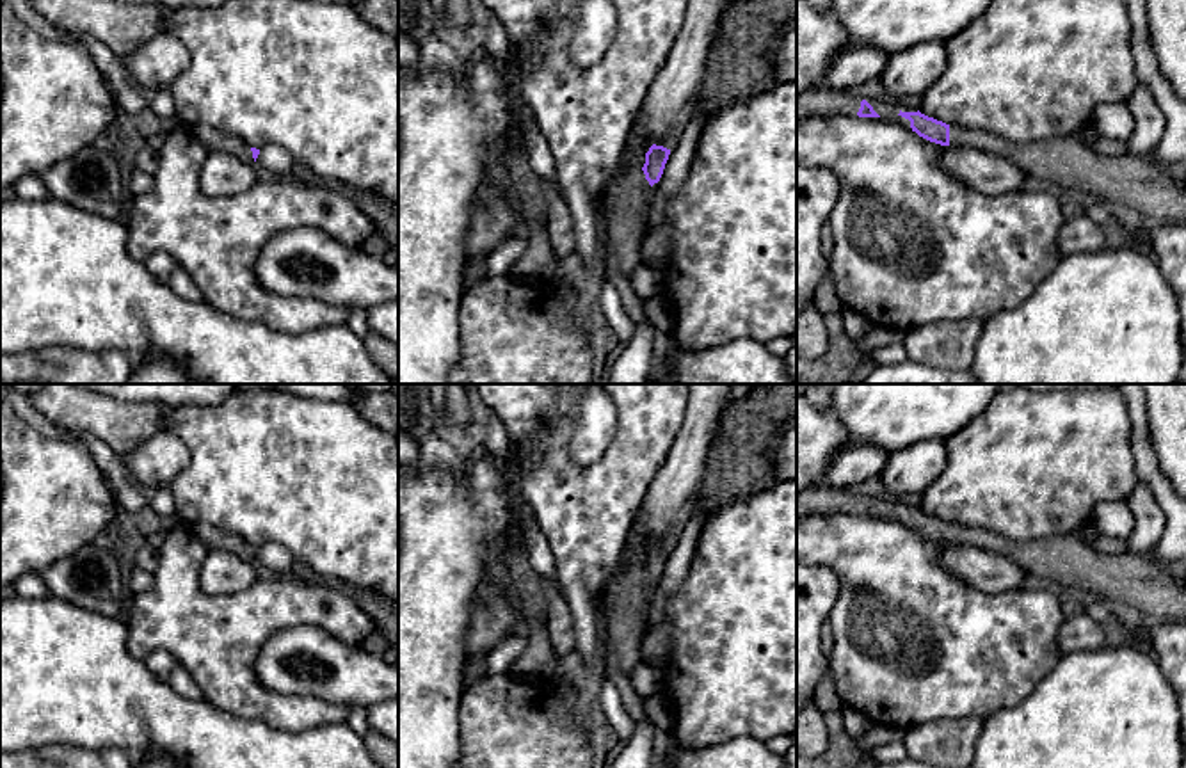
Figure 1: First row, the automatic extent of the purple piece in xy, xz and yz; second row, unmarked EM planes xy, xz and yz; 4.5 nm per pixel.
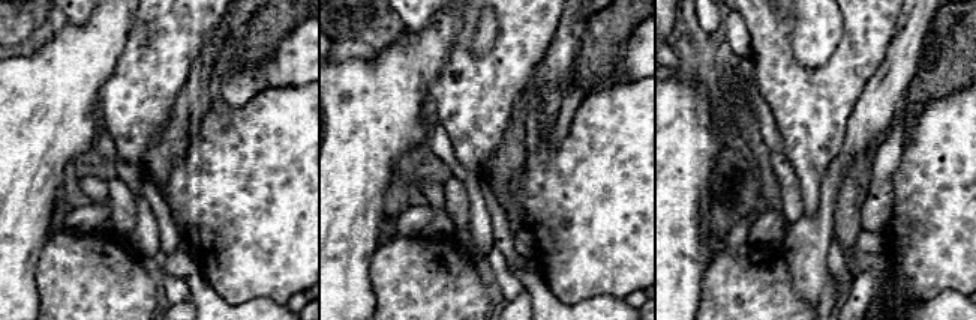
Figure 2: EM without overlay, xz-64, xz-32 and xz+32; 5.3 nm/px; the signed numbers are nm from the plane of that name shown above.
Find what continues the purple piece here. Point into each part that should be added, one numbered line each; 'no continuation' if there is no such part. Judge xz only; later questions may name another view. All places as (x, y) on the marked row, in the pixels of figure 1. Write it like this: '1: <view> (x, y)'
1: xz (628, 194)

